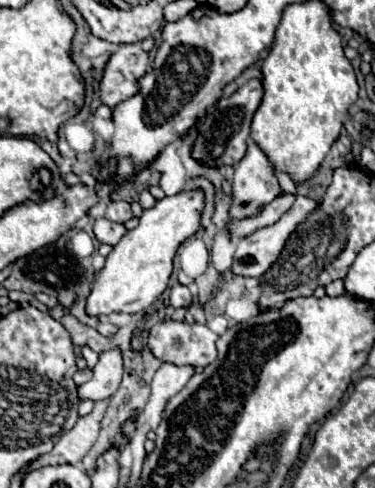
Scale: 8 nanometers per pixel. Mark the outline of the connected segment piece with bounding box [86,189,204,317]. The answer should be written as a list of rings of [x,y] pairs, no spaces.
[[[180,191],[172,197],[158,199],[154,207],[146,209],[136,229],[128,231],[112,253],[106,257],[104,269],[98,273],[92,293],[86,303],[88,315],[108,315],[114,311],[138,313],[152,305],[168,287],[172,275],[172,259],[180,243],[194,235],[200,227],[200,215],[204,211],[204,191]]]

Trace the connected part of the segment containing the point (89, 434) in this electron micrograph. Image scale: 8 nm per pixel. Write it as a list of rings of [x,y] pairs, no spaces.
[[[102,399],[98,403],[94,403],[94,409],[86,415],[80,417],[78,423],[58,439],[58,443],[54,445],[54,449],[42,457],[38,457],[28,471],[32,469],[40,469],[44,465],[62,465],[62,463],[72,463],[76,465],[94,445],[94,441],[98,439],[98,431],[100,431],[100,421],[104,417],[104,411],[108,407],[110,399]]]

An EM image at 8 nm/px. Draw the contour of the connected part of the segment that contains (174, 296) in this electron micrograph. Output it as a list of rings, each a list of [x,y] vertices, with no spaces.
[[[174,285],[172,291],[170,291],[170,305],[172,307],[188,307],[192,303],[192,293],[186,285]]]

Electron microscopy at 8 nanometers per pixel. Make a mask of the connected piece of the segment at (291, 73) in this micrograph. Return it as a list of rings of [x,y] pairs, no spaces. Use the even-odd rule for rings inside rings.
[[[306,1],[288,5],[276,29],[276,39],[270,55],[262,65],[264,99],[252,121],[252,139],[266,153],[274,171],[288,173],[294,183],[304,183],[322,165],[330,147],[340,135],[344,115],[358,99],[358,83],[350,61],[344,57],[340,35],[332,27],[332,17],[322,1]]]

